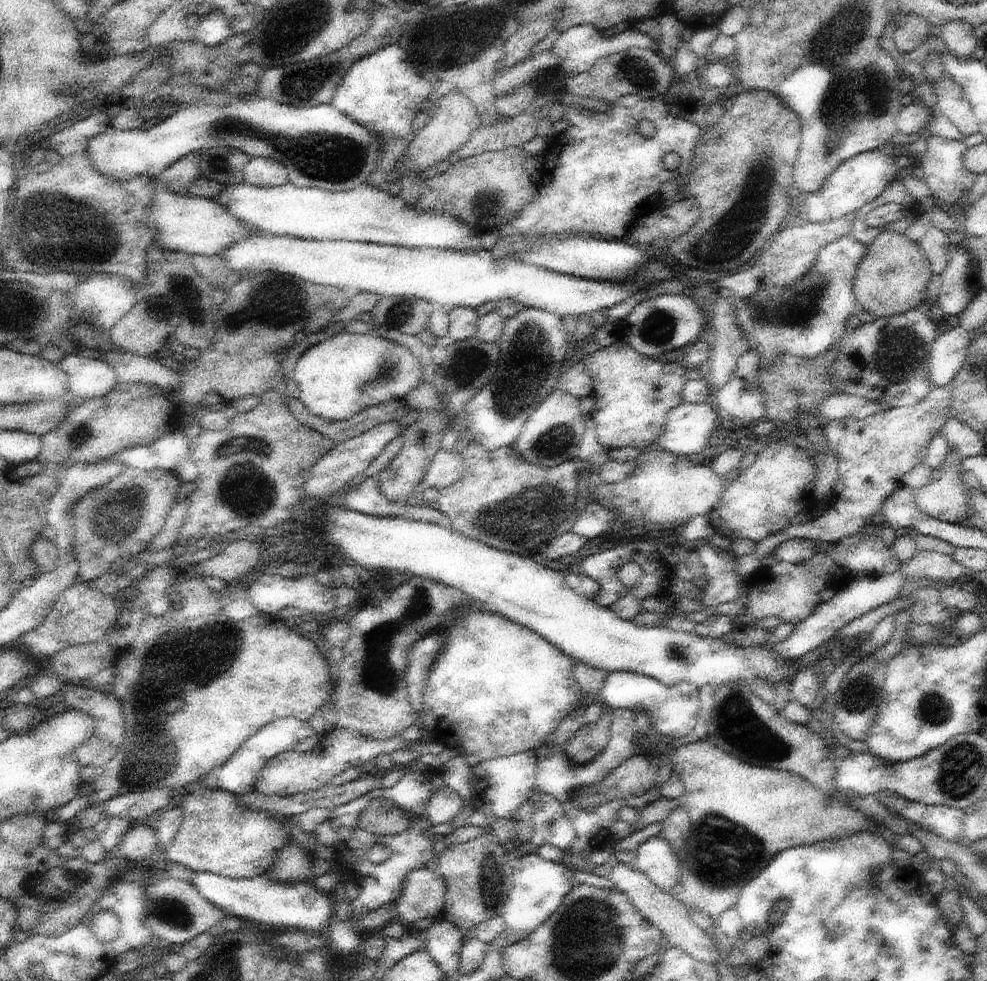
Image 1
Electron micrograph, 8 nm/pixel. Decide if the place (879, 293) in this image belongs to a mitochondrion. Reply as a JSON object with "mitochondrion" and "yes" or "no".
{"mitochondrion":"no"}

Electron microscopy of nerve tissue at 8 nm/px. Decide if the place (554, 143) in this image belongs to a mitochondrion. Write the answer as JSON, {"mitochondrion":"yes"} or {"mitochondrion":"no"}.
{"mitochondrion":"no"}

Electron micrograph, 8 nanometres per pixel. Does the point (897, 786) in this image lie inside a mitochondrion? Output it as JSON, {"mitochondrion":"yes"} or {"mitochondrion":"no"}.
{"mitochondrion":"no"}

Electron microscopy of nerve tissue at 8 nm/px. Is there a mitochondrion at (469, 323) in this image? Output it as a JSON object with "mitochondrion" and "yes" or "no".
{"mitochondrion":"no"}

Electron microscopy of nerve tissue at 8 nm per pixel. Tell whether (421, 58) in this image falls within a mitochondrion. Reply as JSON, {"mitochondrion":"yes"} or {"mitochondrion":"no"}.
{"mitochondrion":"no"}

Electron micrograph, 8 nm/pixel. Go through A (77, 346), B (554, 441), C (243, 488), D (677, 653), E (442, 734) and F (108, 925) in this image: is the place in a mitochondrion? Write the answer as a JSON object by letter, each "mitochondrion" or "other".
{"A":"other","B":"mitochondrion","C":"mitochondrion","D":"other","E":"other","F":"other"}

